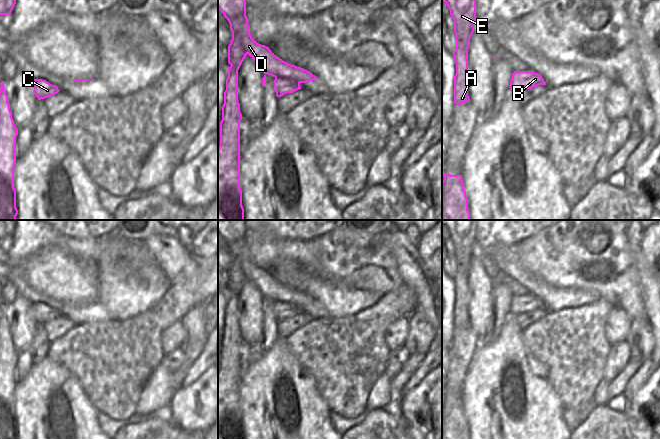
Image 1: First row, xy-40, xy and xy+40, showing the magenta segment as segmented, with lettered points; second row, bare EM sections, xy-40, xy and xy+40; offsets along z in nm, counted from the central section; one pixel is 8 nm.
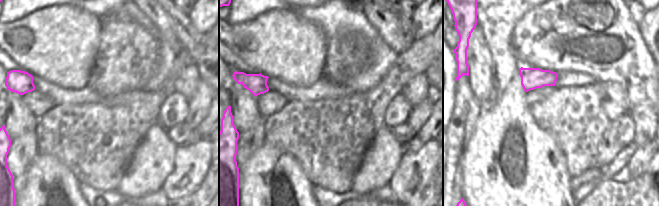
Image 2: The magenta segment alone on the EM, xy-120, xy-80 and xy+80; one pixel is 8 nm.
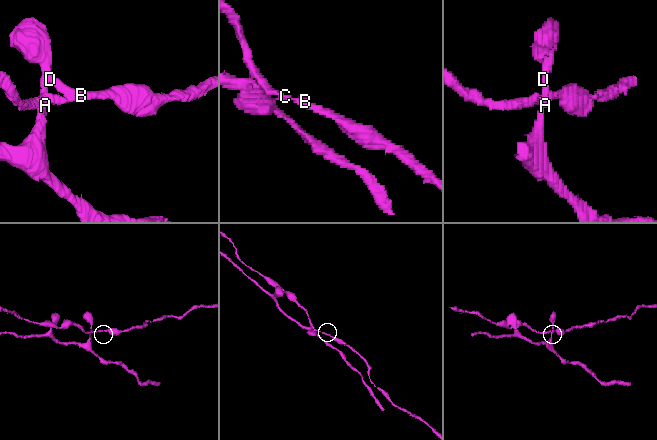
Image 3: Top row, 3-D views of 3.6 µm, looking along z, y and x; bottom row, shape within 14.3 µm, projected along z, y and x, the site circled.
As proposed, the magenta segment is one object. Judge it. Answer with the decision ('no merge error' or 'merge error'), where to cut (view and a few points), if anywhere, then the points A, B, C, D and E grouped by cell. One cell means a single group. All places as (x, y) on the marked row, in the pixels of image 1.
merge error | xy (275, 77), (290, 79), (299, 83) | A D E / B C

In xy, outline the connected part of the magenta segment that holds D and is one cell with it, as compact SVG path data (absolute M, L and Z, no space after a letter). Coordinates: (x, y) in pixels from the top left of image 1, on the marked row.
M218 0L218 9L230 24L232 40L228 46L228 77L220 122L218 147L218 220L244 220L240 188L240 122L238 70L248 54L262 72L297 83L317 79L309 71L277 57L269 47L257 43L250 34L246 0Z

